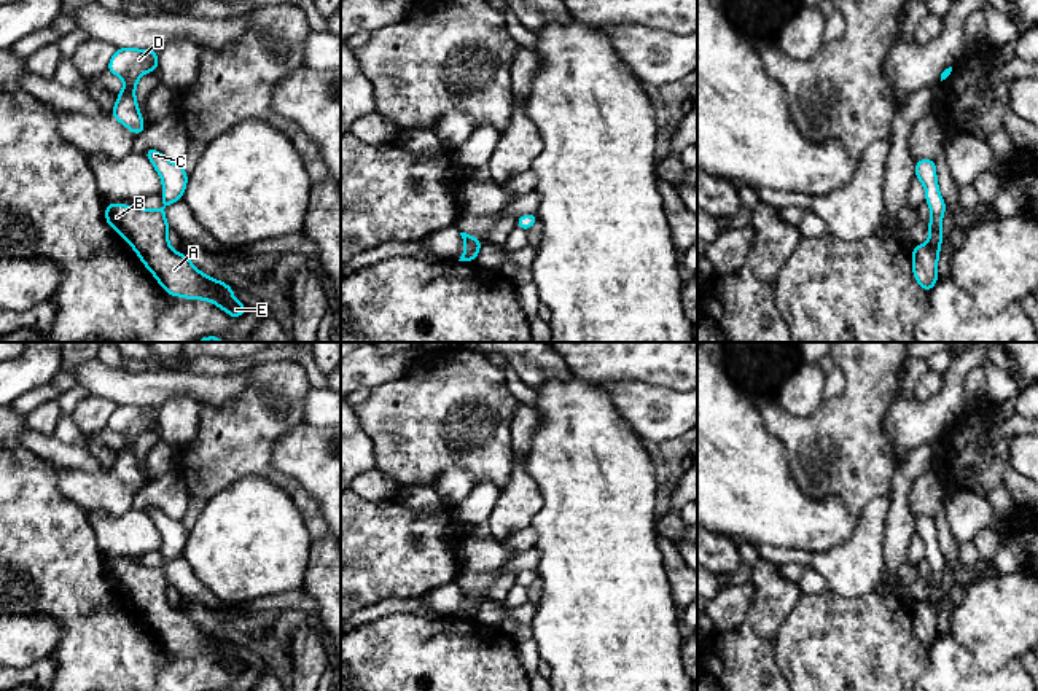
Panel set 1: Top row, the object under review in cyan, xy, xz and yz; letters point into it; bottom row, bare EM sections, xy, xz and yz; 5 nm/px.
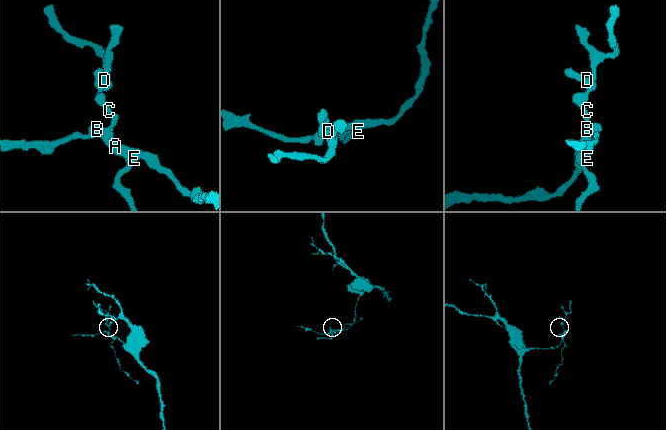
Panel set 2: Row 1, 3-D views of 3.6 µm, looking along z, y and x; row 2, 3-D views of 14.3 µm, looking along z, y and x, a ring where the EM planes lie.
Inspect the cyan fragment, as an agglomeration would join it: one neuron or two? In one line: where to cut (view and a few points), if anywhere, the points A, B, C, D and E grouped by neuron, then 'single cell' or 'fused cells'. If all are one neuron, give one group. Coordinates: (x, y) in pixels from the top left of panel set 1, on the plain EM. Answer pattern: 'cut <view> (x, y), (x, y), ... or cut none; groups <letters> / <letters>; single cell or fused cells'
cut none; groups A B C D E; single cell

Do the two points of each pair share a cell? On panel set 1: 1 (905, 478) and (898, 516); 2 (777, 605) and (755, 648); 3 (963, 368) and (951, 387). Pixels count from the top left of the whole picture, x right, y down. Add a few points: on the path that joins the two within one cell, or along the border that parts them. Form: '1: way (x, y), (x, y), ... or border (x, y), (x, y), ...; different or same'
1: way (900, 487), (900, 507); same
2: way (766, 616), (755, 637); same
3: way (959, 373), (952, 382); same

